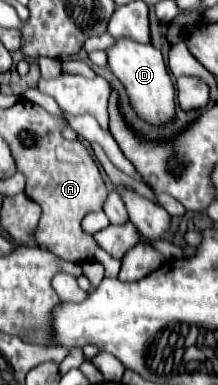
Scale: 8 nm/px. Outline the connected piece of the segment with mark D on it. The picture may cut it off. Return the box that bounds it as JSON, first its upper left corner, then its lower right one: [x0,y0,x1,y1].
[106,37,174,123]

